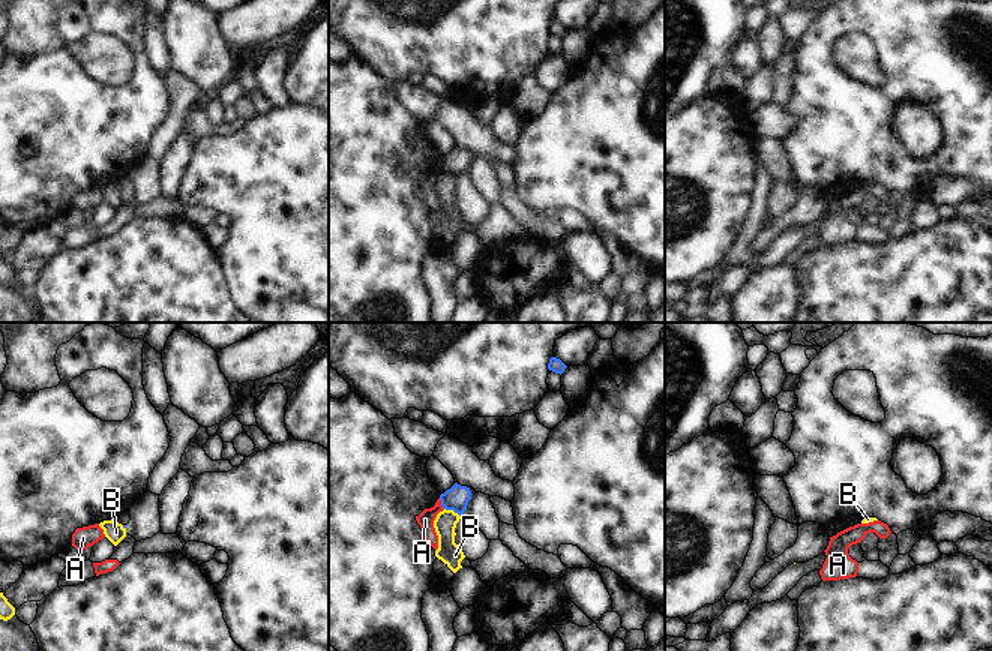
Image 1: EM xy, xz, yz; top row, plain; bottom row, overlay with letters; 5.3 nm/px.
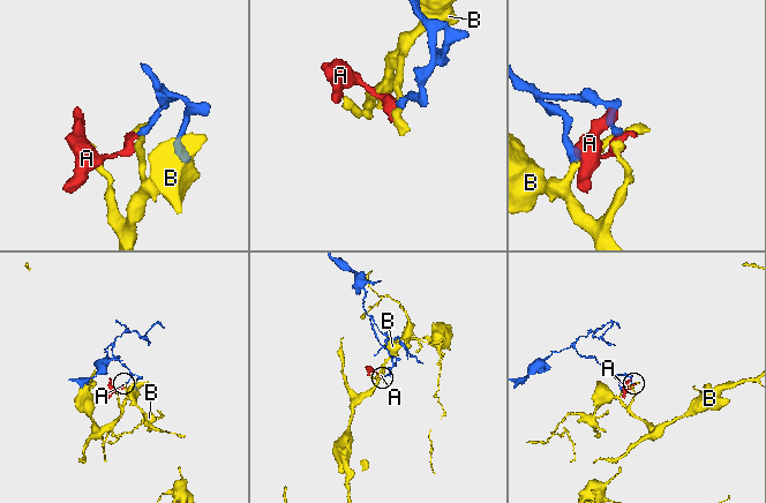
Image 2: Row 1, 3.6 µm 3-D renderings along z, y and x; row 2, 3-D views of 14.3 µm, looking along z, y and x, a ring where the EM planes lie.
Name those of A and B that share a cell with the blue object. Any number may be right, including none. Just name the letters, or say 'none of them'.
none of them.

